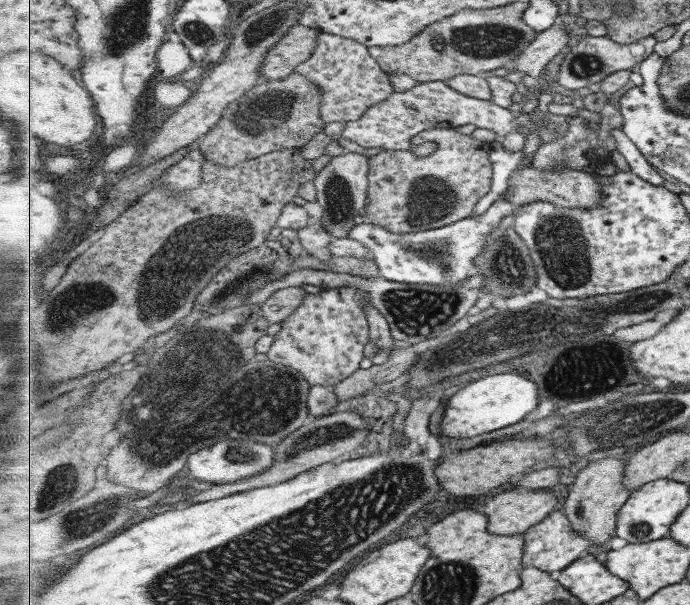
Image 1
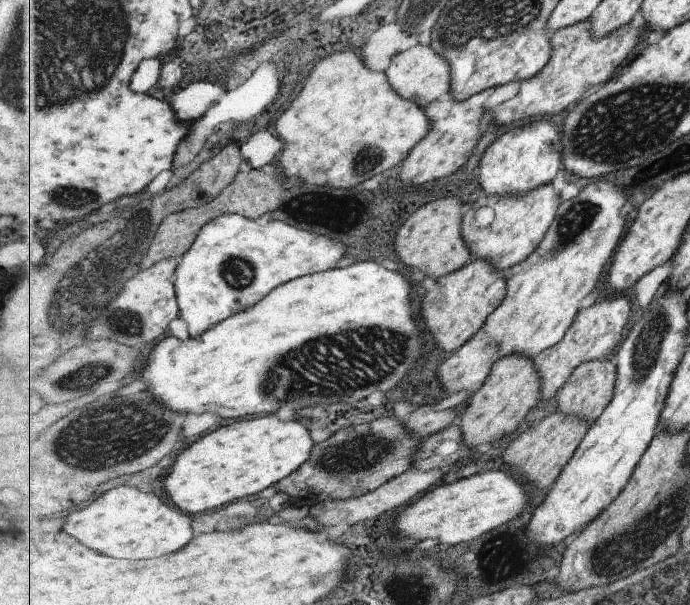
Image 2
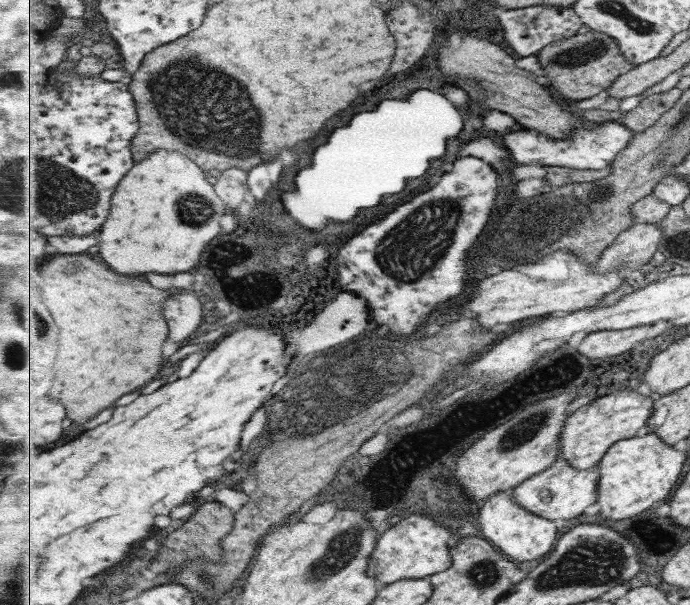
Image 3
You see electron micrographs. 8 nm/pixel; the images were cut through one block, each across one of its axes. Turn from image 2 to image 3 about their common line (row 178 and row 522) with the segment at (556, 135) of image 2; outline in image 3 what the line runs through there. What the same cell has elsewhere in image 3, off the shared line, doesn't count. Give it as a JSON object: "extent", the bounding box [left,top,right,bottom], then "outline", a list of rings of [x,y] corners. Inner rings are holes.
{"extent":[478,488,561,561],"outline":[[[511,488],[500,490],[485,501],[478,514],[482,534],[511,560],[531,561],[549,555],[561,536],[558,524],[555,520],[529,512],[518,504],[515,496],[517,493],[514,492],[514,488]]]}

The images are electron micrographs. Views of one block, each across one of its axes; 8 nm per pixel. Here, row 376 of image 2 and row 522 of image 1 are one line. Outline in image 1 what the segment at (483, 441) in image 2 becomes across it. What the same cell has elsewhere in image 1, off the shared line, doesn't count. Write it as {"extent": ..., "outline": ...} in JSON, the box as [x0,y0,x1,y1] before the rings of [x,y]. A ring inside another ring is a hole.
{"extent":[484,490,559,536],"outline":[[[505,490],[486,502],[484,514],[489,519],[488,531],[503,536],[524,534],[545,520],[557,504],[559,500],[551,492]]]}

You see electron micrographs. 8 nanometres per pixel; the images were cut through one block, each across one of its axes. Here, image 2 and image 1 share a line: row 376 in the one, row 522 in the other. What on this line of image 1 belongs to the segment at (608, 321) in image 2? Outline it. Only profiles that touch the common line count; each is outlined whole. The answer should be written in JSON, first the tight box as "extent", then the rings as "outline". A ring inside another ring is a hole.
{"extent":[523,510,593,572],"outline":[[[554,510],[545,520],[524,532],[525,546],[523,567],[535,567],[545,572],[567,569],[583,557],[583,552],[593,544],[581,534],[574,531],[569,517],[563,511]]]}

